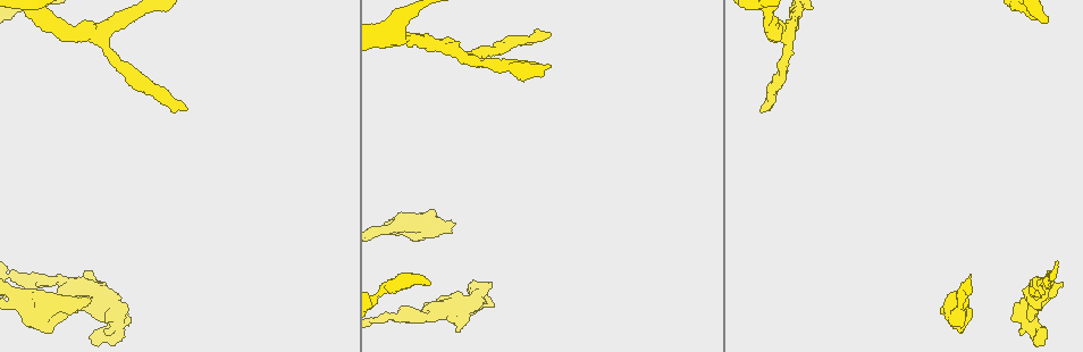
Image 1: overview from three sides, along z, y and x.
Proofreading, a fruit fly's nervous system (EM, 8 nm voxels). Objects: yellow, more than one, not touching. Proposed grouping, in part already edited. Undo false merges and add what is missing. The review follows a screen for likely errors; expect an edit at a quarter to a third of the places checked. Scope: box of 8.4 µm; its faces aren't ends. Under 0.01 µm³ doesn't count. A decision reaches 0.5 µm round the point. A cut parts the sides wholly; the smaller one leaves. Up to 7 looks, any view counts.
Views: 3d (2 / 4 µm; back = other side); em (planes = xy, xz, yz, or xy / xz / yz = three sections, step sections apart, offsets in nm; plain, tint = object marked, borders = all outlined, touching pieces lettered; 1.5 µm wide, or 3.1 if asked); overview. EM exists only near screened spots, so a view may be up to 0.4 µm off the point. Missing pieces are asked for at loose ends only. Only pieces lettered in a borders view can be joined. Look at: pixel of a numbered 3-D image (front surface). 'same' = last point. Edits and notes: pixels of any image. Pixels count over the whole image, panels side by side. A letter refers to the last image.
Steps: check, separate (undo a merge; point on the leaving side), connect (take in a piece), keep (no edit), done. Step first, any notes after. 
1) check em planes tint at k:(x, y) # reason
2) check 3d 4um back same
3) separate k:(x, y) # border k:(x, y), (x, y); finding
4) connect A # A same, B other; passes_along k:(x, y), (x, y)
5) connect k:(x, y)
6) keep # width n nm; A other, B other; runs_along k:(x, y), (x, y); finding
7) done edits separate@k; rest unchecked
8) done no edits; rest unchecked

check 3d 4um at 1:(1044, 287) # thick turns thin

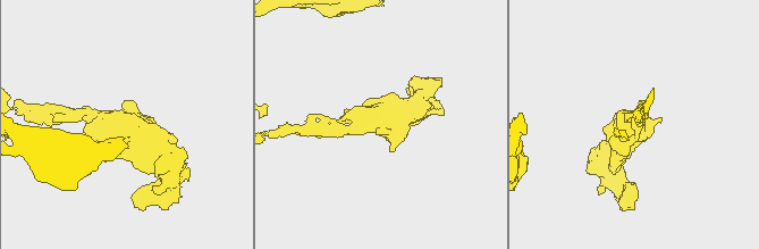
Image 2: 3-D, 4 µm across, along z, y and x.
check em planes tint at 2:(113, 121) # now the EM

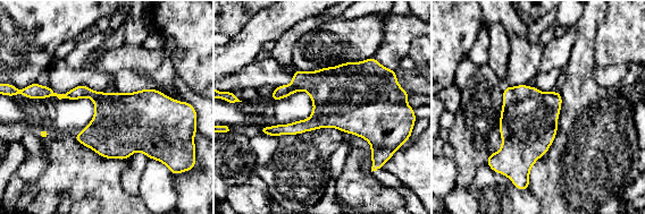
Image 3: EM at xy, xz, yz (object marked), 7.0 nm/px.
check em planes borders same # what lies round it

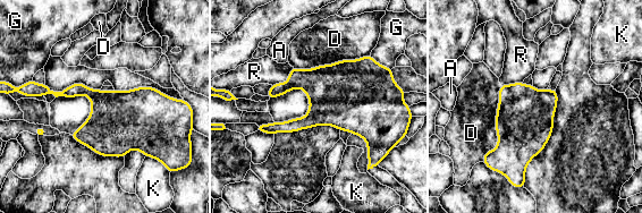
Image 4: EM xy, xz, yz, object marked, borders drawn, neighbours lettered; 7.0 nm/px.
keep # A other, D other, G other, K other, R other; border 4:(293, 67), (285, 82), (271, 85); one neuron here

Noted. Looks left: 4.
check em yz step 8 borders at 1:(452, 225) # an open end

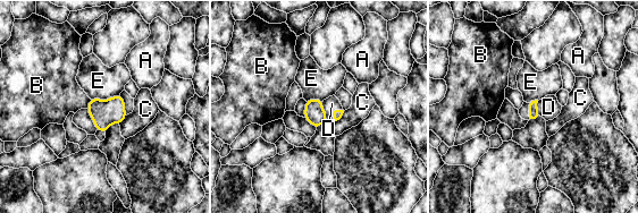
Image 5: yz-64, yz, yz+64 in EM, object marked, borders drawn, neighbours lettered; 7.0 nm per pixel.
check em planes borders same # another direction

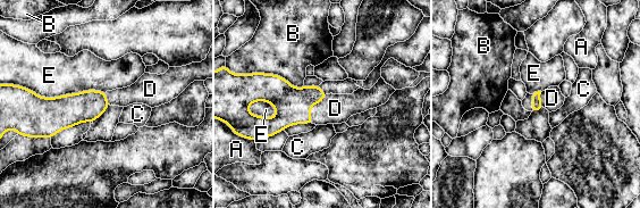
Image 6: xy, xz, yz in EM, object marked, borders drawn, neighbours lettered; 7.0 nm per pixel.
connect D # A other, B other, C other, D same, E other; passes_along 6:(293, 105), (311, 106), (335, 108); the neuron continues

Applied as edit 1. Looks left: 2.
done edits connect@6; rest unchecked

